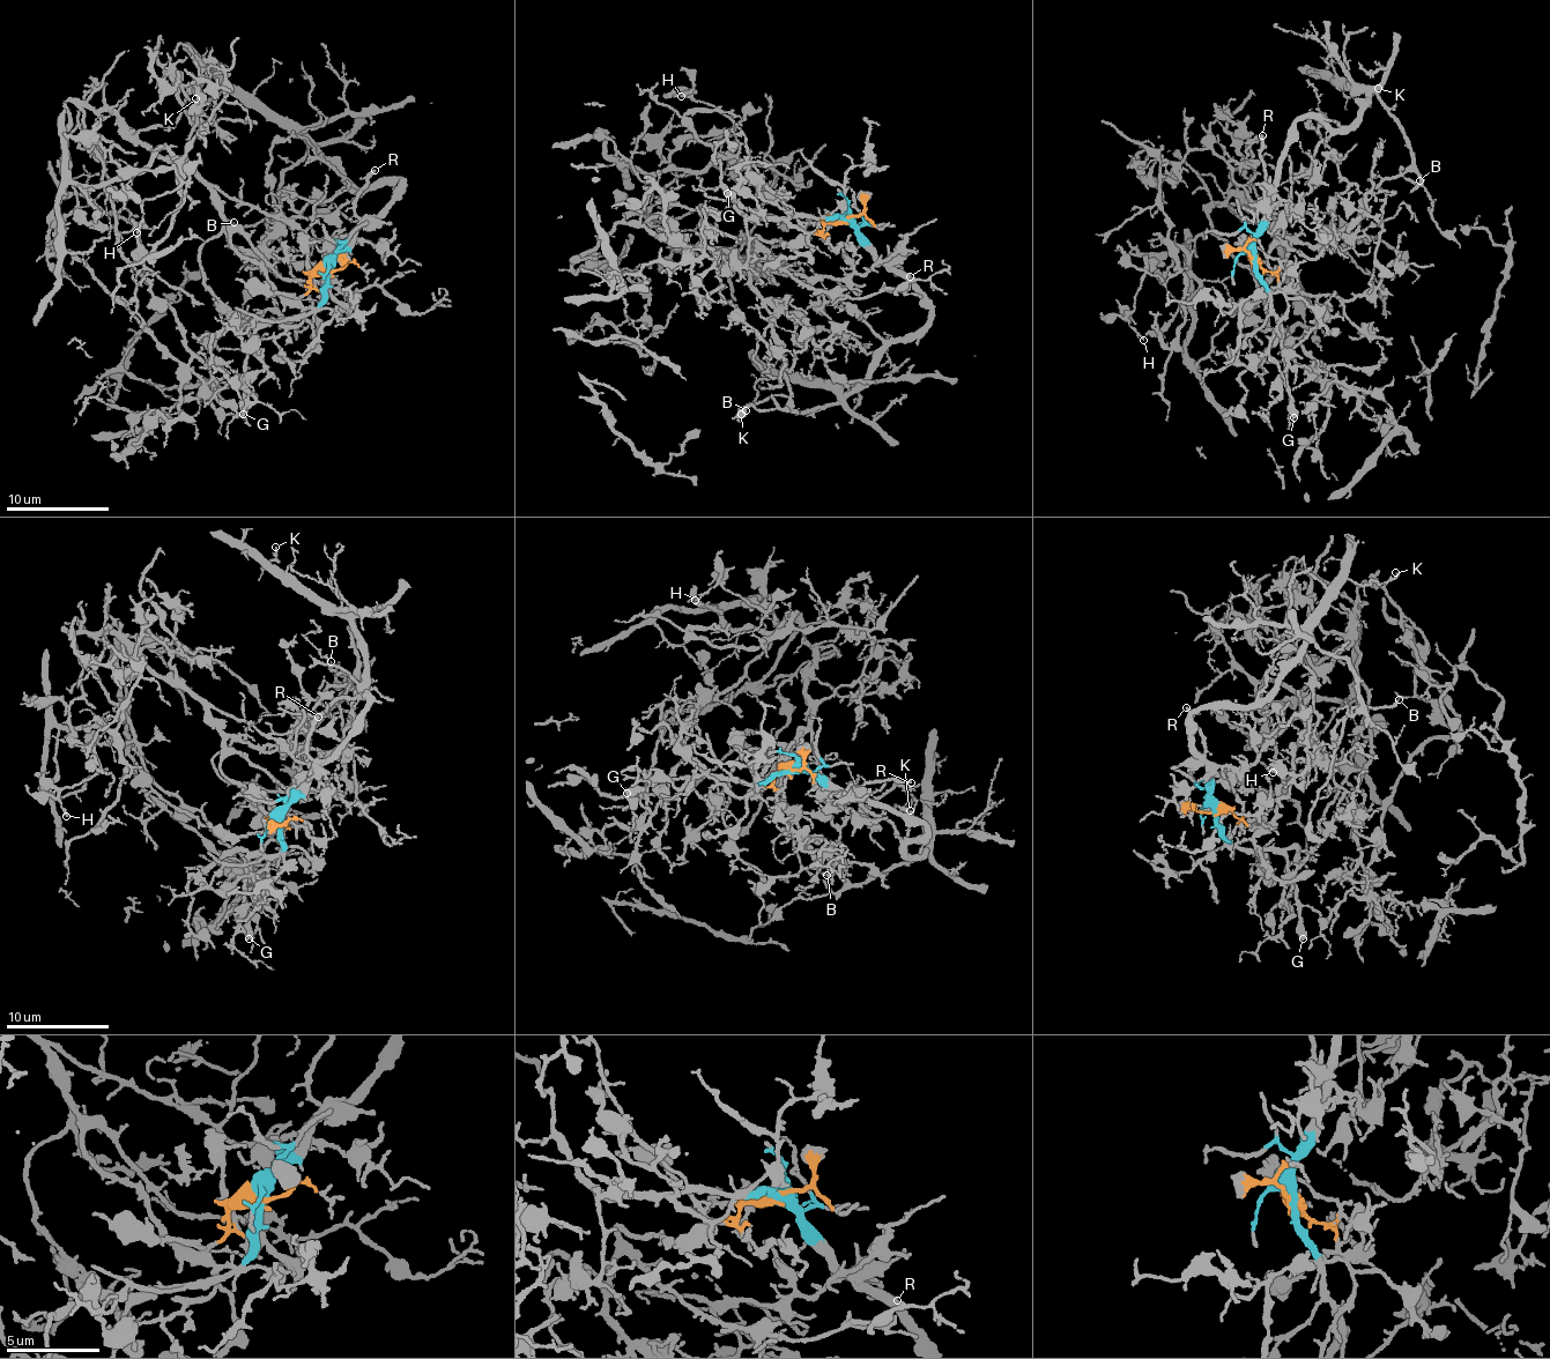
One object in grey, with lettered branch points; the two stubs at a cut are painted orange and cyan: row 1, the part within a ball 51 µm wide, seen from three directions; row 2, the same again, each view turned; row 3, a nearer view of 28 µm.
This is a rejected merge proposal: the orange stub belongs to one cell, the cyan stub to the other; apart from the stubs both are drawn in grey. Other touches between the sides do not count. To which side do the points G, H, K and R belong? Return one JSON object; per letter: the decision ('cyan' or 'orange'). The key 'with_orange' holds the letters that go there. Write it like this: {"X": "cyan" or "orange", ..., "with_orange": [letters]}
{"G": "cyan", "H": "orange", "K": "cyan", "R": "cyan", "with_orange": ["H"]}

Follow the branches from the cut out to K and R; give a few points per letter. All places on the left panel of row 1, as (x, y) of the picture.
K: (326, 270), (338, 244), (385, 208), (401, 179), (358, 190), (310, 146), (228, 90), (208, 104), (197, 97)
R: (326, 270), (326, 261), (338, 244), (350, 238), (360, 224), (355, 200), (376, 170)

